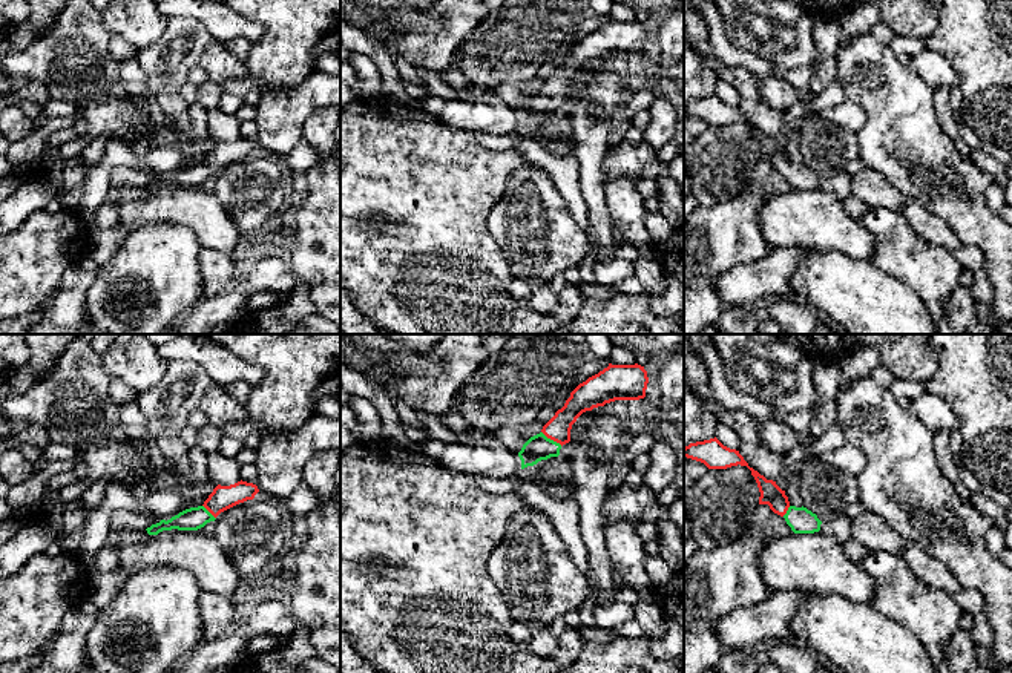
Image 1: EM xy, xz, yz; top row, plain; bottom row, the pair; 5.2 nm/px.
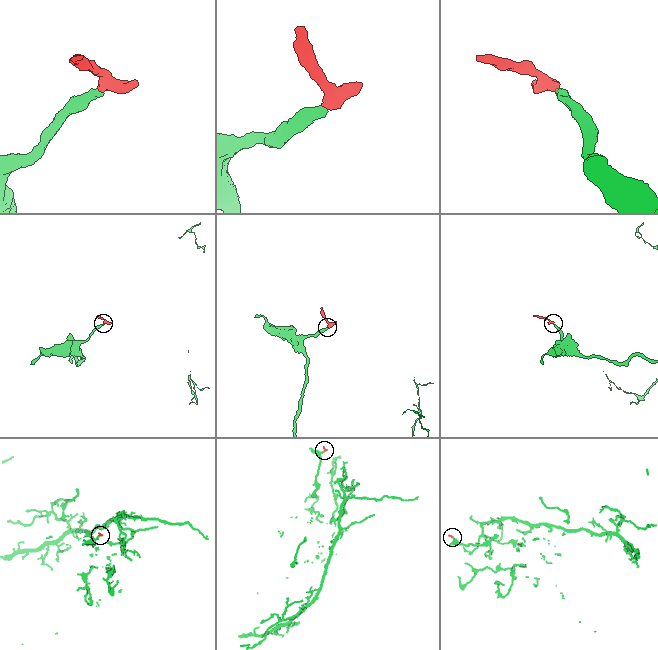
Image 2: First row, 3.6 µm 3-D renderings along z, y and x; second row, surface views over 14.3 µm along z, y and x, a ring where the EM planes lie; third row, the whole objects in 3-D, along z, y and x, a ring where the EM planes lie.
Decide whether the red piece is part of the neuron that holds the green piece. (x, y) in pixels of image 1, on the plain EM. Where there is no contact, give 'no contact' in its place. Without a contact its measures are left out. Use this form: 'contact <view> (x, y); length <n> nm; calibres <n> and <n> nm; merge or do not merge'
contact xz (552, 97); length 130 nm; calibres 140 and 130 nm; merge

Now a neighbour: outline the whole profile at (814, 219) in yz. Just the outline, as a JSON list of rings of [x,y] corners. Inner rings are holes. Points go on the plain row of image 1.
[[[820,187],[773,192],[761,205],[759,224],[771,248],[839,251],[871,261],[876,247],[872,235],[843,210],[840,199]]]

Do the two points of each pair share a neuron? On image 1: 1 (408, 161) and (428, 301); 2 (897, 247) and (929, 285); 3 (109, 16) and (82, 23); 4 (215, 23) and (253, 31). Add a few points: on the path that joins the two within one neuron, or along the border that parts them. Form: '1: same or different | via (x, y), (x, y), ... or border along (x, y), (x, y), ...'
1: same | via (408, 196), (408, 241), (422, 265)
2: same | via (906, 256), (926, 276)
3: different | border along (100, 16), (105, 28), (112, 36)
4: same | via (224, 25), (244, 28)

